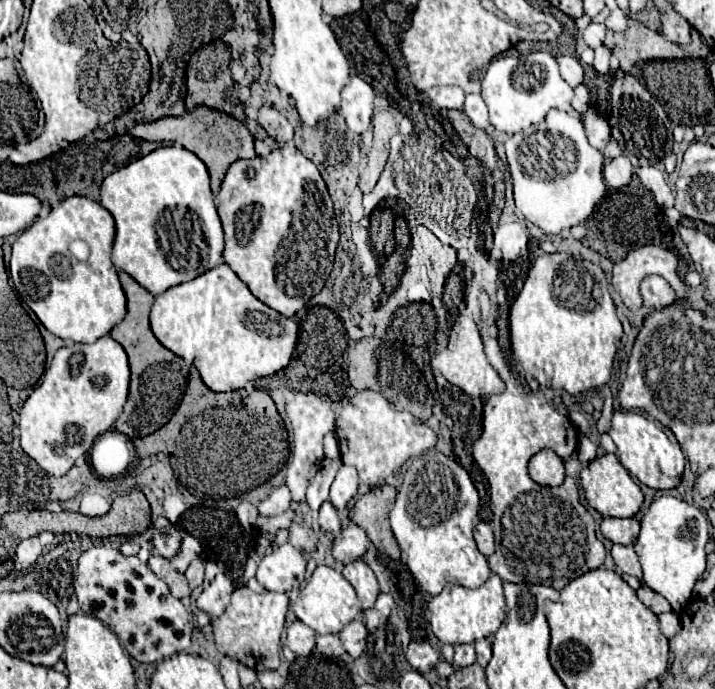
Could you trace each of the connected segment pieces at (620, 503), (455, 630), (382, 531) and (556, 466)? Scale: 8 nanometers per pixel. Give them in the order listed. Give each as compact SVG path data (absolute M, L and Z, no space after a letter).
M606 453L590 461L588 467L582 469L580 485L586 493L588 505L596 509L602 517L634 517L640 511L642 501L644 501L644 495L638 483L630 477L630 473L620 465L618 457L612 453Z
M492 575L478 589L466 589L466 587L448 583L440 595L432 597L432 601L428 603L428 611L430 611L432 631L442 643L458 645L458 643L474 643L478 639L486 639L500 629L500 625L506 617L502 581L500 581L500 577Z
M390 485L376 487L362 495L350 509L350 519L360 525L378 551L400 559L400 547L388 525L388 513L396 501L396 489Z
M544 449L530 459L528 473L532 481L536 481L542 487L558 487L564 483L564 463L550 449Z

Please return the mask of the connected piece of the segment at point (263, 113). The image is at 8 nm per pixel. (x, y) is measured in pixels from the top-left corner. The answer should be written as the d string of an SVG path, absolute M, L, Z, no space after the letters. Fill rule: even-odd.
M264 105L260 109L260 115L258 115L258 123L266 129L266 133L274 139L274 141L290 141L292 139L292 125L286 121L284 115L280 115L272 105Z

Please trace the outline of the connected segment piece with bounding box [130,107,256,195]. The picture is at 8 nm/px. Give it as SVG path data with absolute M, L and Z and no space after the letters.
M196 107L188 111L182 117L162 117L152 123L140 123L130 129L132 137L144 139L144 141L154 141L154 143L178 143L184 149L192 151L206 167L210 173L210 183L212 183L212 193L216 195L220 189L220 183L228 171L228 167L238 161L238 159L252 159L256 157L254 153L254 139L250 131L246 129L244 123L232 119L230 115L210 109L210 107Z

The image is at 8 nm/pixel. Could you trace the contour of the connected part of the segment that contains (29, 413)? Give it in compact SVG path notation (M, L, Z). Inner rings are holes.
M110 335L92 345L74 343L56 351L44 381L20 409L20 445L48 475L62 477L82 457L96 437L106 433L124 409L128 397L128 357Z

